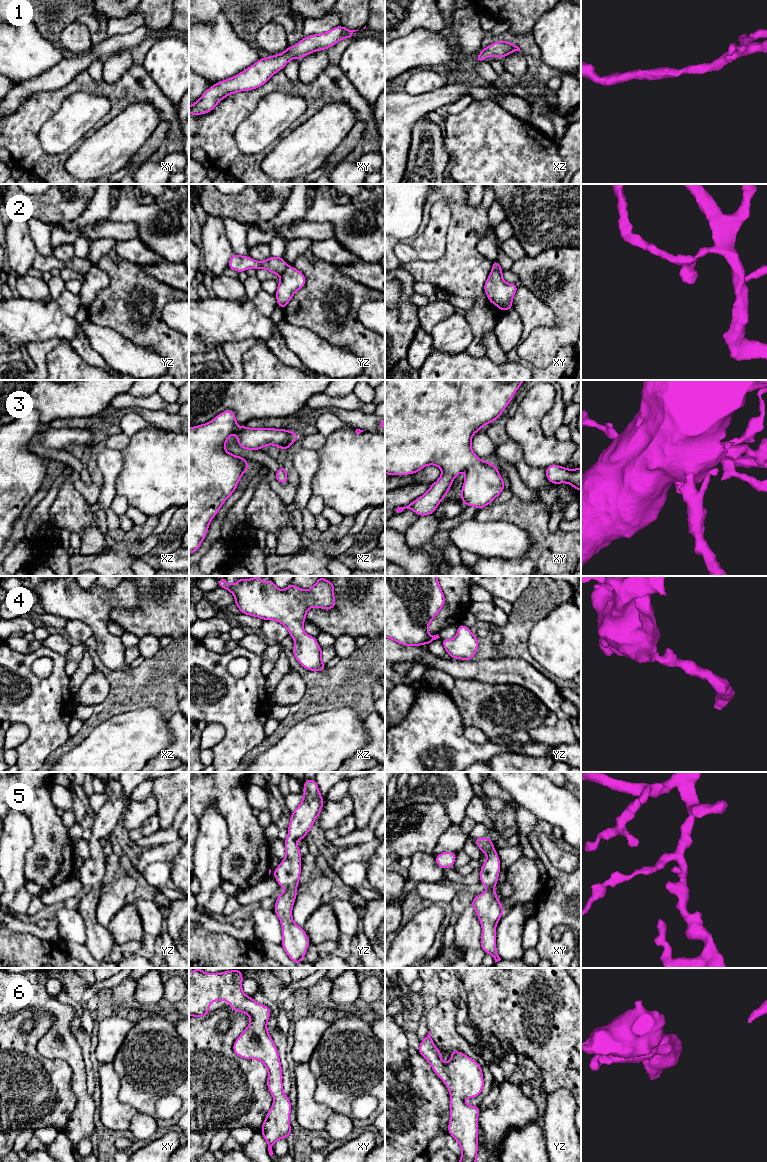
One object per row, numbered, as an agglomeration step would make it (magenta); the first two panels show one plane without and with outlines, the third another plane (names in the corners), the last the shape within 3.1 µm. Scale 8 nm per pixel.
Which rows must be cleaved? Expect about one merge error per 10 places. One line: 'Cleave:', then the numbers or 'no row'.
Cleave: 2

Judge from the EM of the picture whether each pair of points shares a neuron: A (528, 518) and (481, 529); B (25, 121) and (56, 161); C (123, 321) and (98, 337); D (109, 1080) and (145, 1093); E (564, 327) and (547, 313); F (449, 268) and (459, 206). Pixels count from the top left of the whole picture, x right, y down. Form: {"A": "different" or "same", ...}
{"A": "different", "B": "same", "C": "different", "D": "different", "E": "different", "F": "same"}

